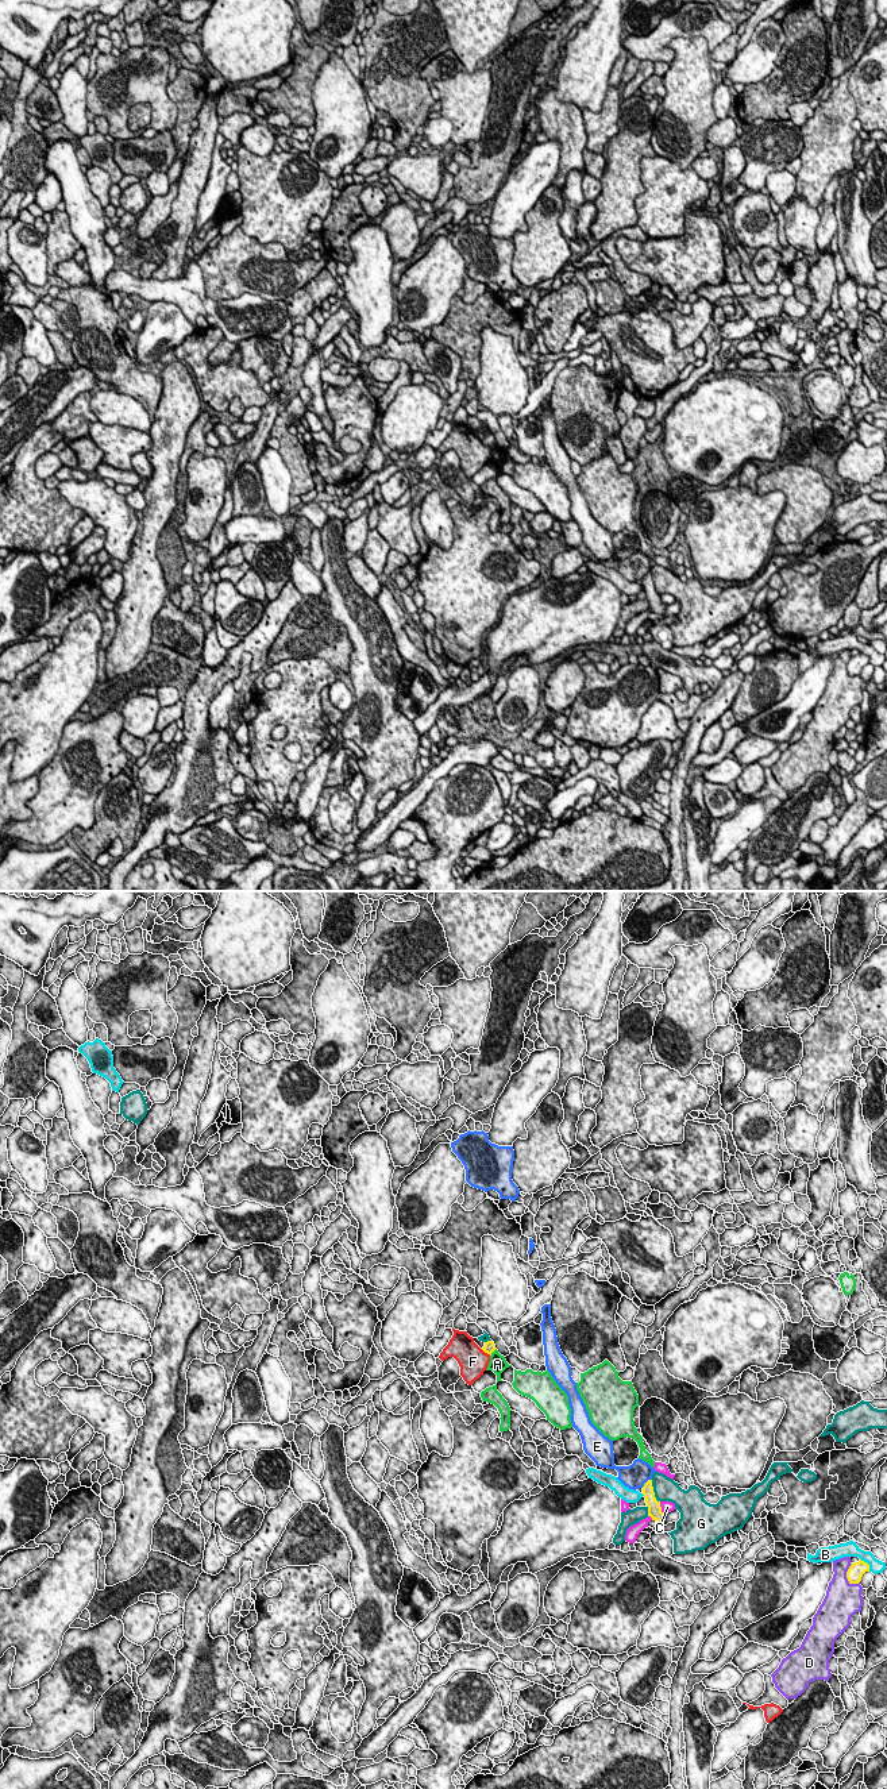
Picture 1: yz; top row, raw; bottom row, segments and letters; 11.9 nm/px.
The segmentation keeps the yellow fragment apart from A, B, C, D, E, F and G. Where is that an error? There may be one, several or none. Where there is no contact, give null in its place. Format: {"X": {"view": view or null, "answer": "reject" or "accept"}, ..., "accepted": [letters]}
{"A": {"view": "yz", "answer": "reject"}, "B": {"view": "yz", "answer": "reject"}, "C": {"view": "yz", "answer": "reject"}, "D": {"view": "yz", "answer": "reject"}, "E": {"view": "yz", "answer": "reject"}, "F": {"view": "yz", "answer": "reject"}, "G": {"view": "yz", "answer": "reject"}, "accepted": []}

